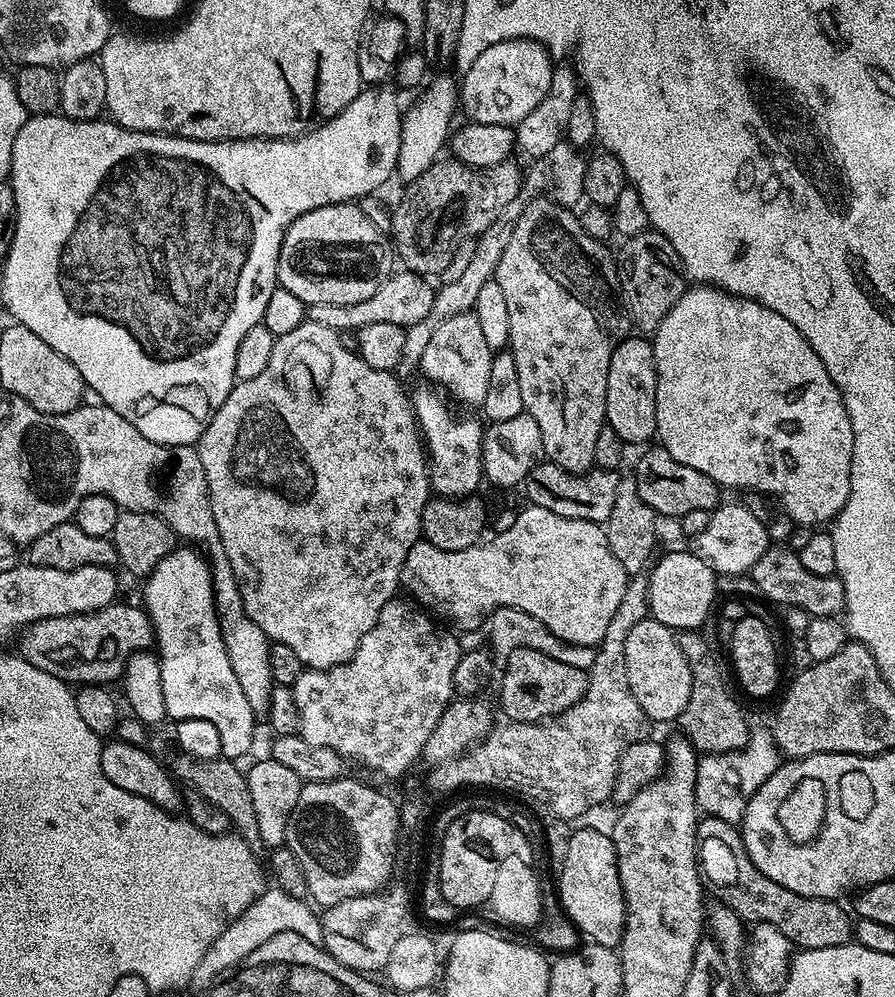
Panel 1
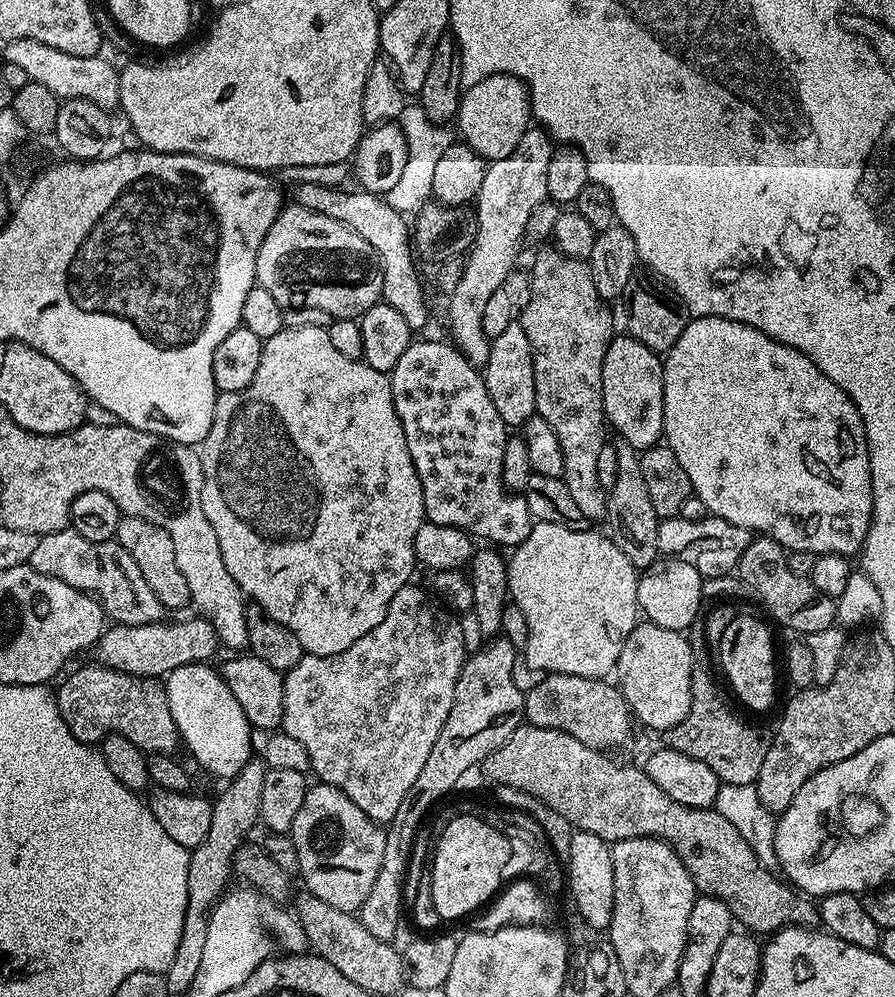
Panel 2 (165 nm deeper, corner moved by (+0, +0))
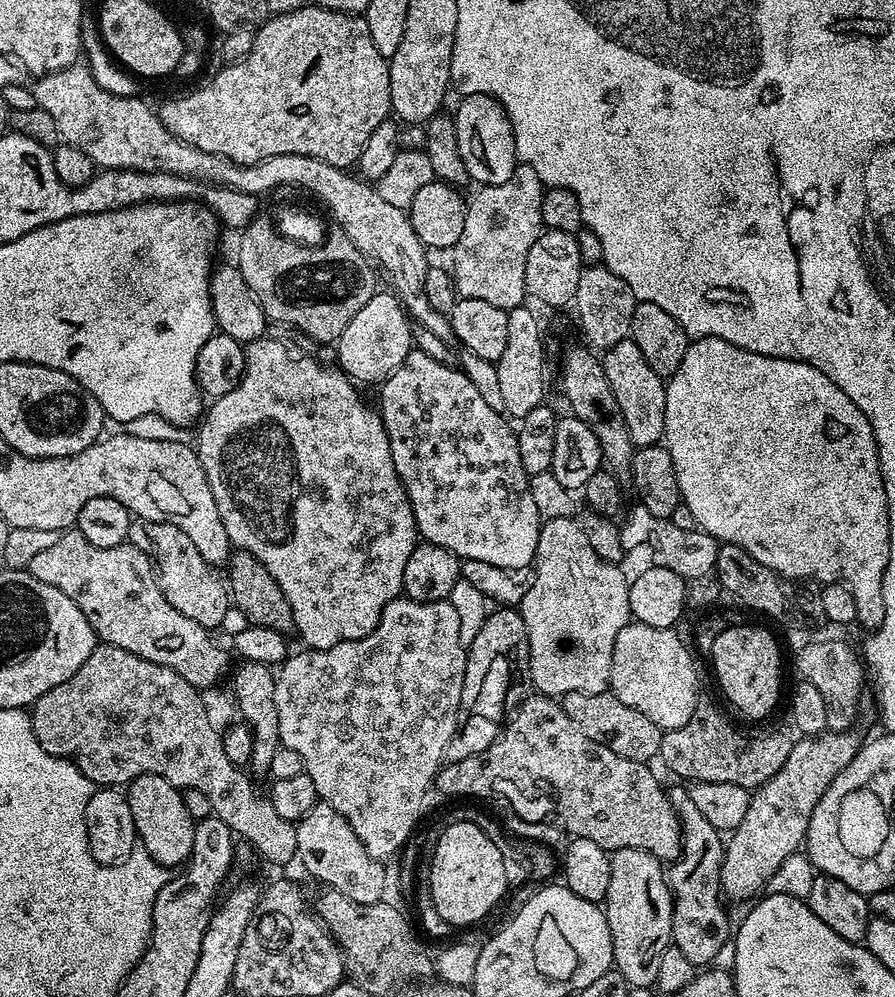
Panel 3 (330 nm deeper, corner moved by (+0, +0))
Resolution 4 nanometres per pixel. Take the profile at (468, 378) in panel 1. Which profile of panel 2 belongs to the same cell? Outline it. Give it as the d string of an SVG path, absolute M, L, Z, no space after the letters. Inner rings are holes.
M529 127L528 132L522 134L522 142L518 142L514 154L491 161L486 178L482 178L482 190L474 201L476 226L470 244L472 253L464 260L462 282L458 282L447 297L451 339L471 364L482 366L488 360L490 341L482 330L482 313L494 290L509 283L508 275L520 256L520 246L525 243L524 235L531 212L549 199L546 180L553 149L554 141L543 128Z

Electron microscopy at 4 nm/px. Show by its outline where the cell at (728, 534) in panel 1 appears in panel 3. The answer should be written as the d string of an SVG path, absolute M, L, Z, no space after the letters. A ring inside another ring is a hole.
M636 506L619 525L622 550L626 553L626 564L629 569L665 568L674 570L674 574L692 581L709 575L716 567L720 544L709 532L682 530L674 522L654 518L650 510ZM629 564L629 565L628 565Z

